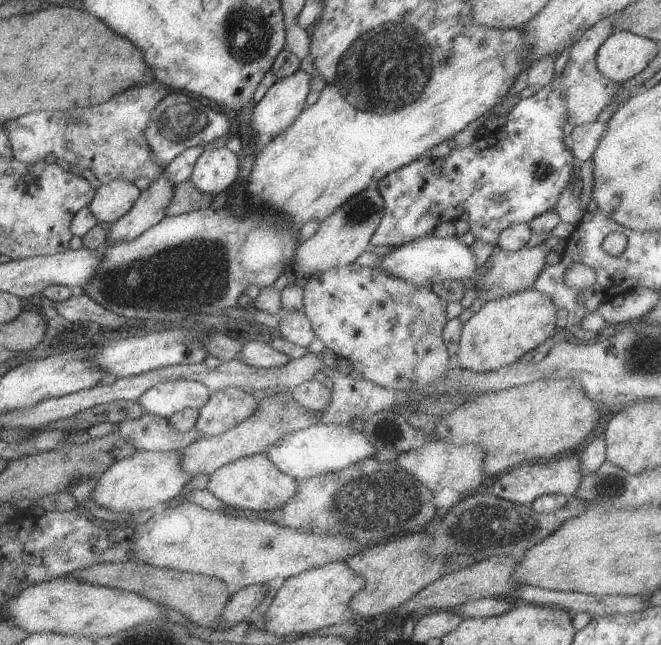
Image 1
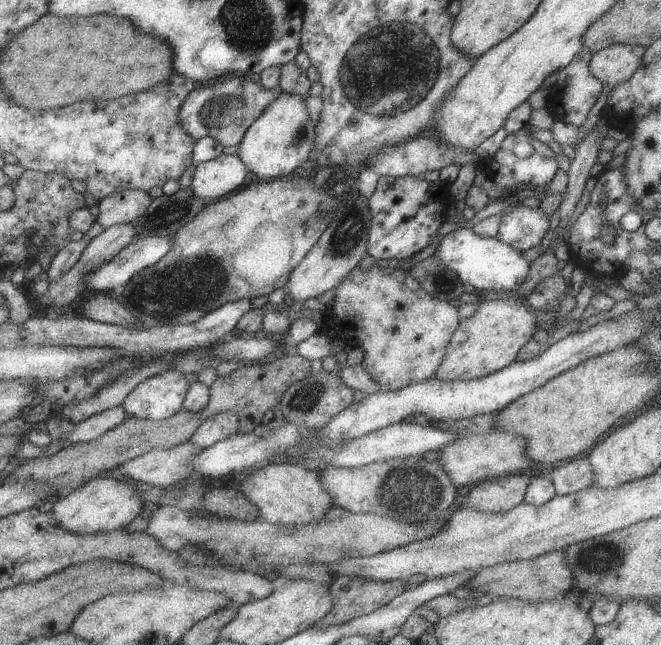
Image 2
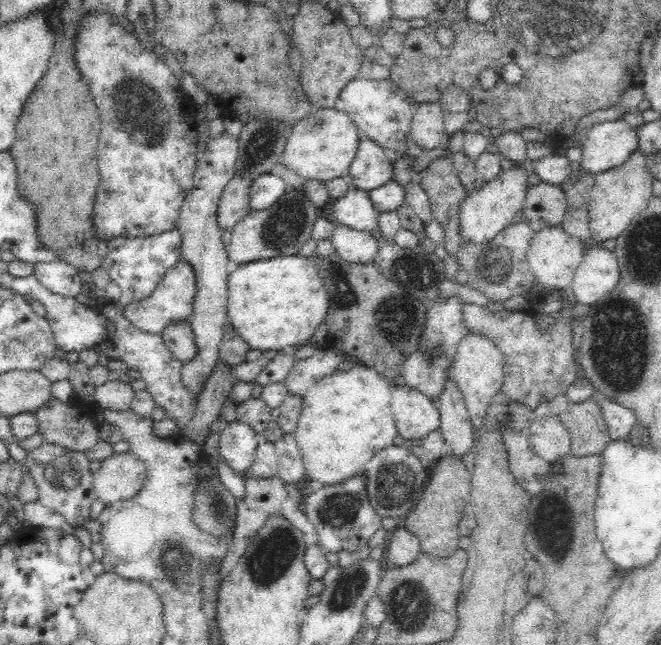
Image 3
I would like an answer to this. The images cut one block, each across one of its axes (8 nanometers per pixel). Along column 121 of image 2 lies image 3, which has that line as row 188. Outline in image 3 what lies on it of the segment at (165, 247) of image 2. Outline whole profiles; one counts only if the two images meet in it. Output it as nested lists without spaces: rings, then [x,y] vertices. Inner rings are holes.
[[[268,173],[257,174],[250,183],[248,200],[251,209],[268,208],[280,195],[287,184],[280,176]]]

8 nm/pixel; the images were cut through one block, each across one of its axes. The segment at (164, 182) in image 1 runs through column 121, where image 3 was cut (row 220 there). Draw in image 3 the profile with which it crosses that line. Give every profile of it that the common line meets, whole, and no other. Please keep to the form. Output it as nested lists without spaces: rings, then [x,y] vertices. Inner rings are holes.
[[[235,175],[227,182],[217,206],[216,224],[220,230],[232,230],[250,212],[248,191],[253,178]]]

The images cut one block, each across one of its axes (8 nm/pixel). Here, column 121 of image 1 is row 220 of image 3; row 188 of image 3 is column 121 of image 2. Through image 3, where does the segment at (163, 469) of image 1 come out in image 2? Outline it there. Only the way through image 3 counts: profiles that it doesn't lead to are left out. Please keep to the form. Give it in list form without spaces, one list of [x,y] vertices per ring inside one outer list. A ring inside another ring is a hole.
[[[95,477],[81,486],[69,490],[63,500],[52,502],[52,515],[57,523],[72,533],[80,535],[125,529],[129,522],[141,512],[143,503],[137,488],[125,480],[112,477]]]

